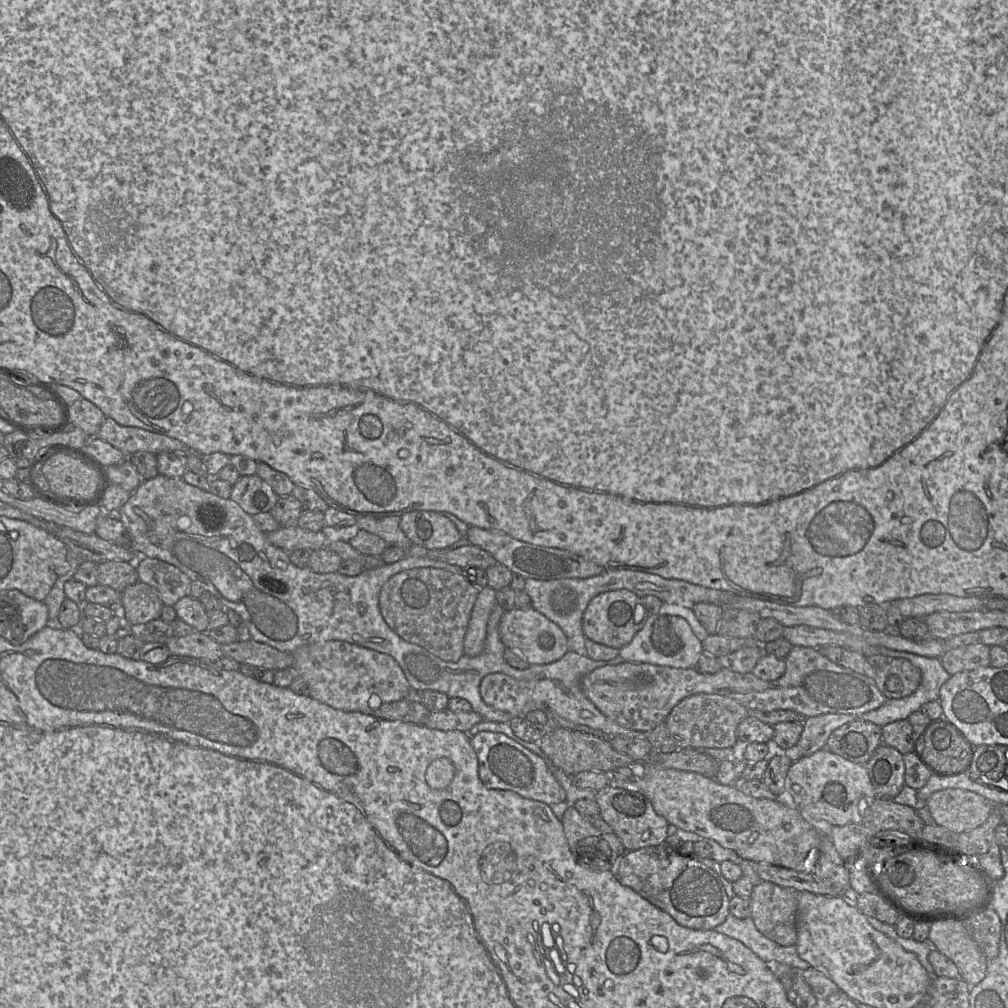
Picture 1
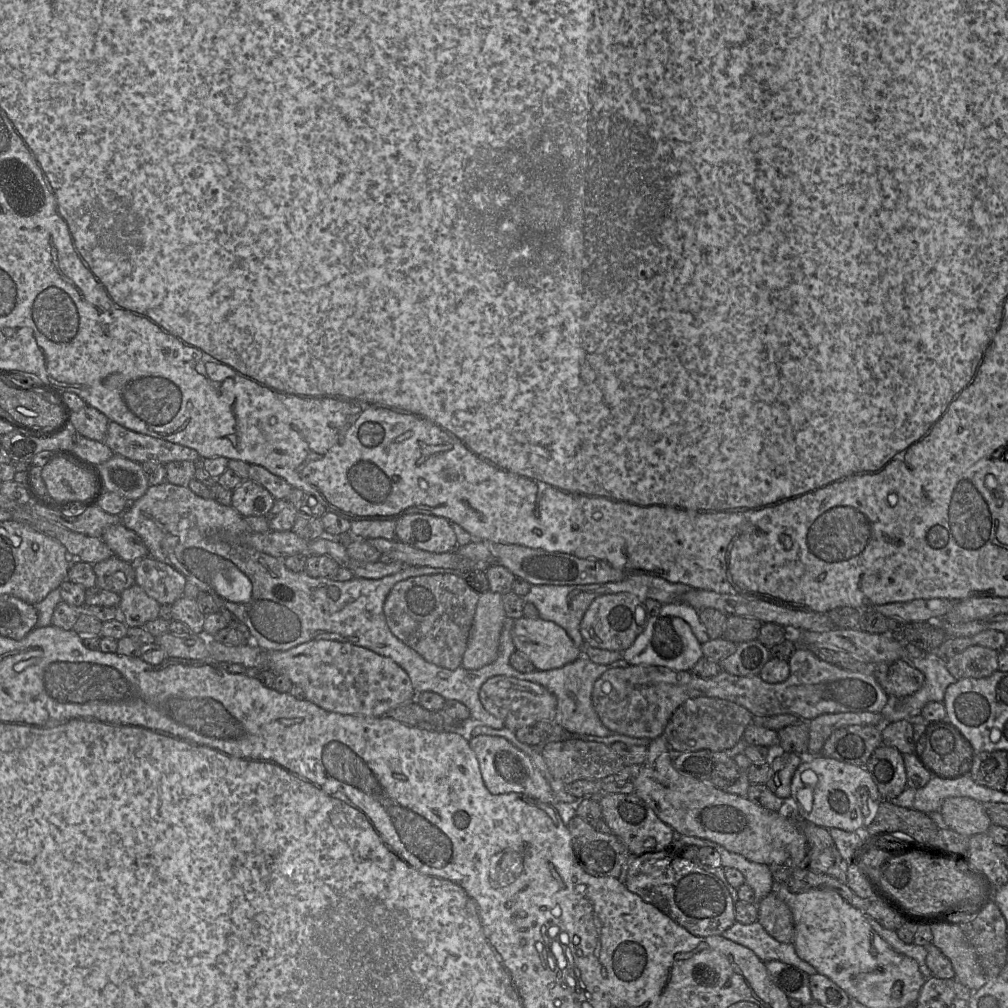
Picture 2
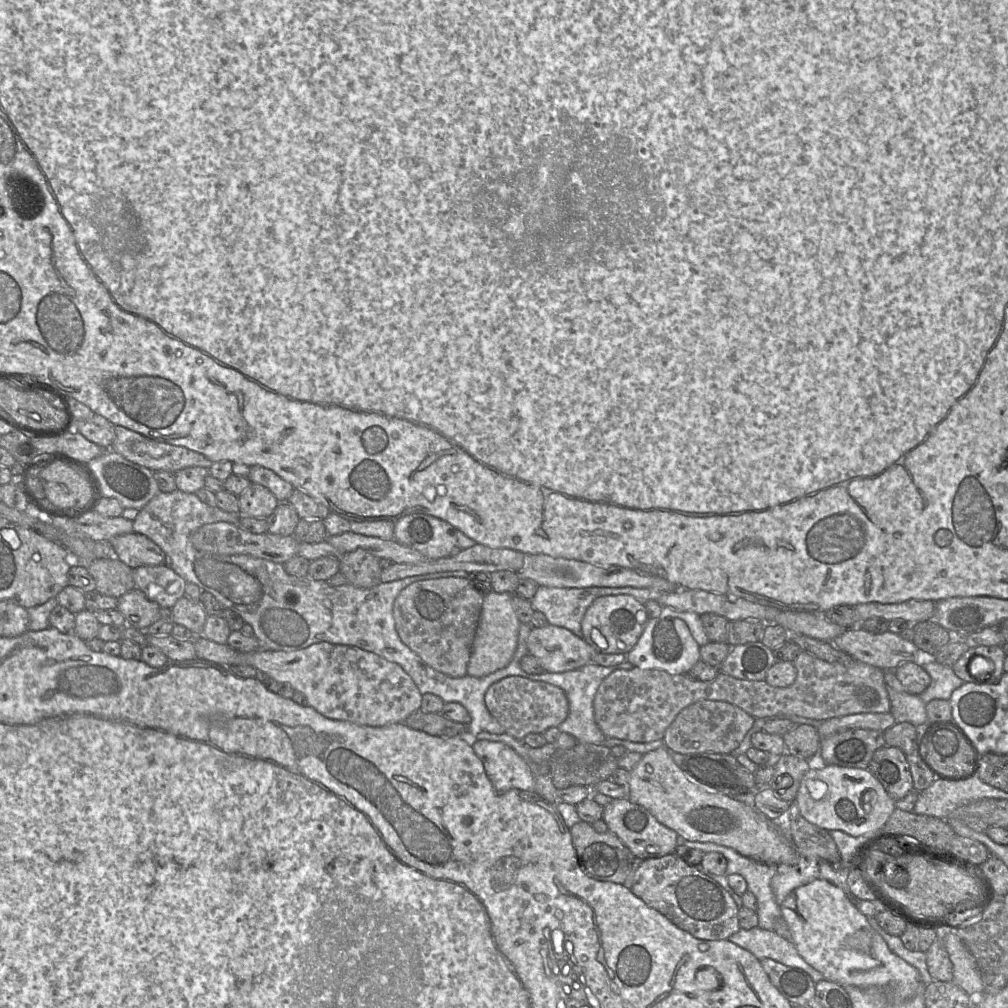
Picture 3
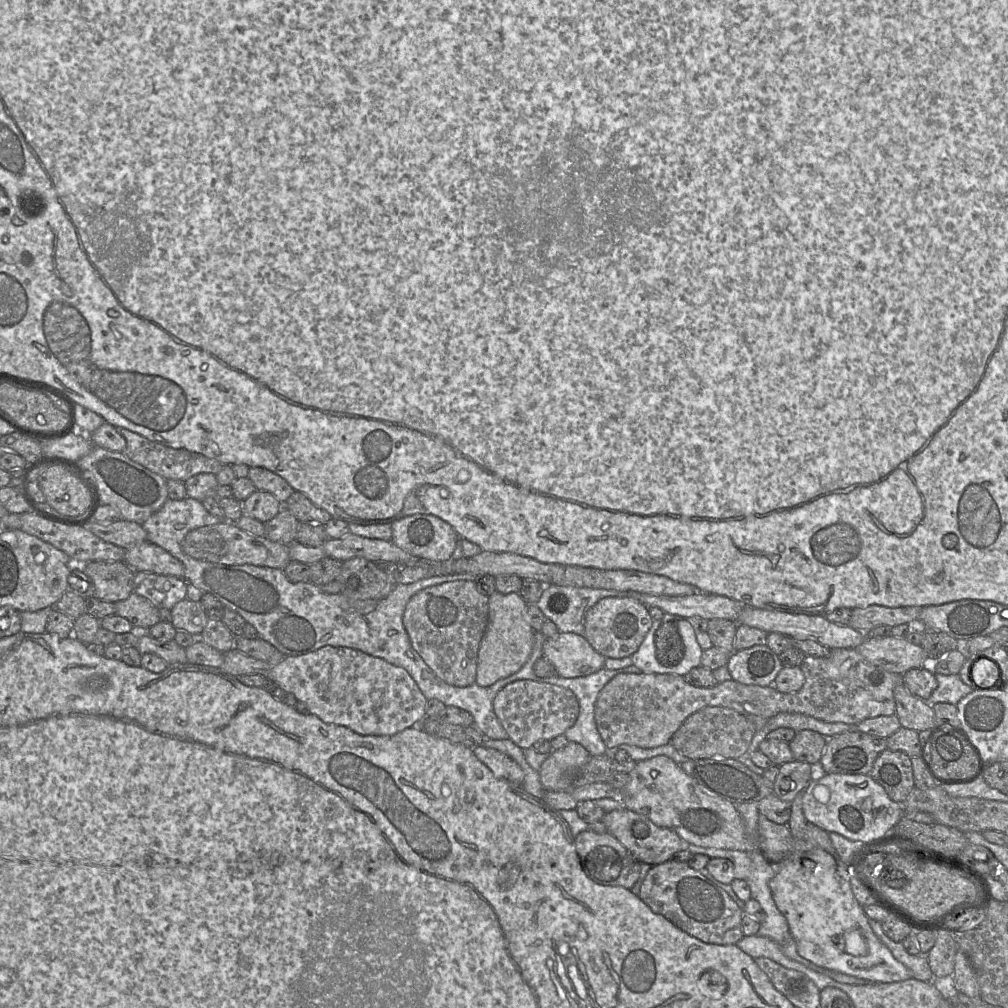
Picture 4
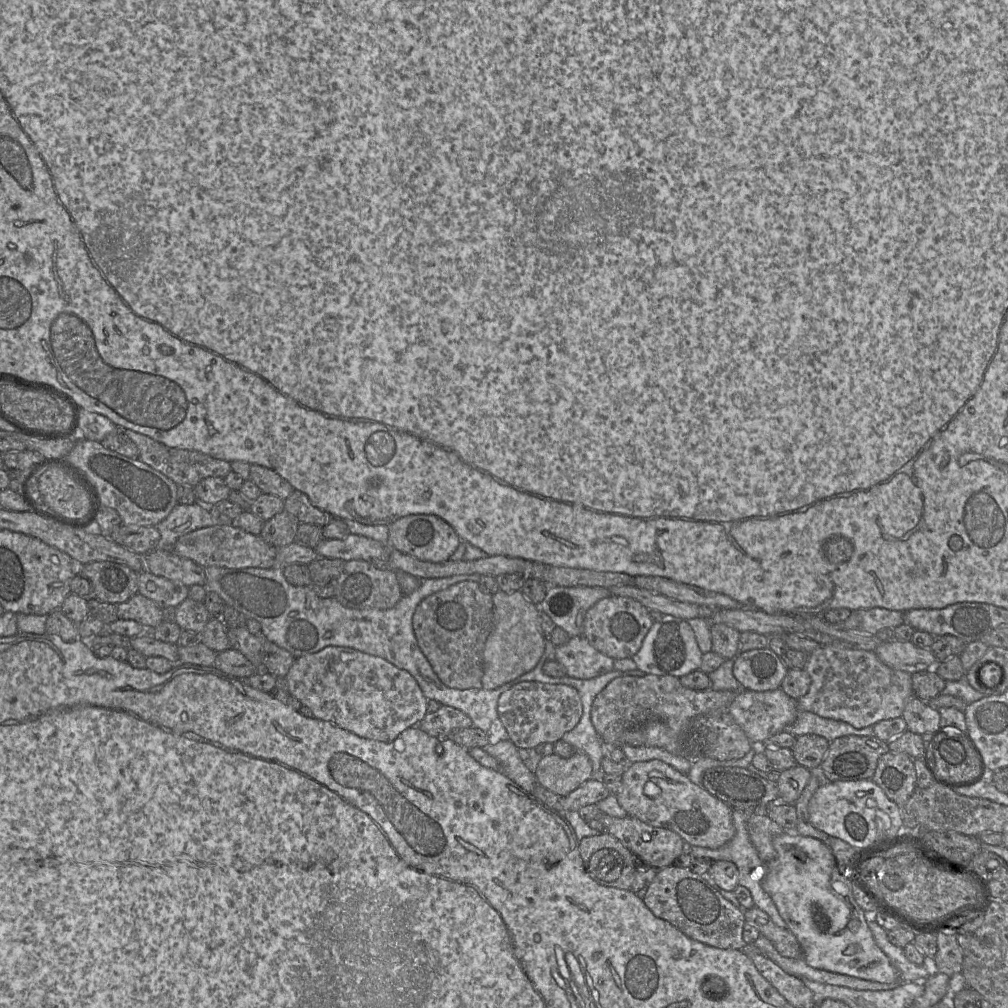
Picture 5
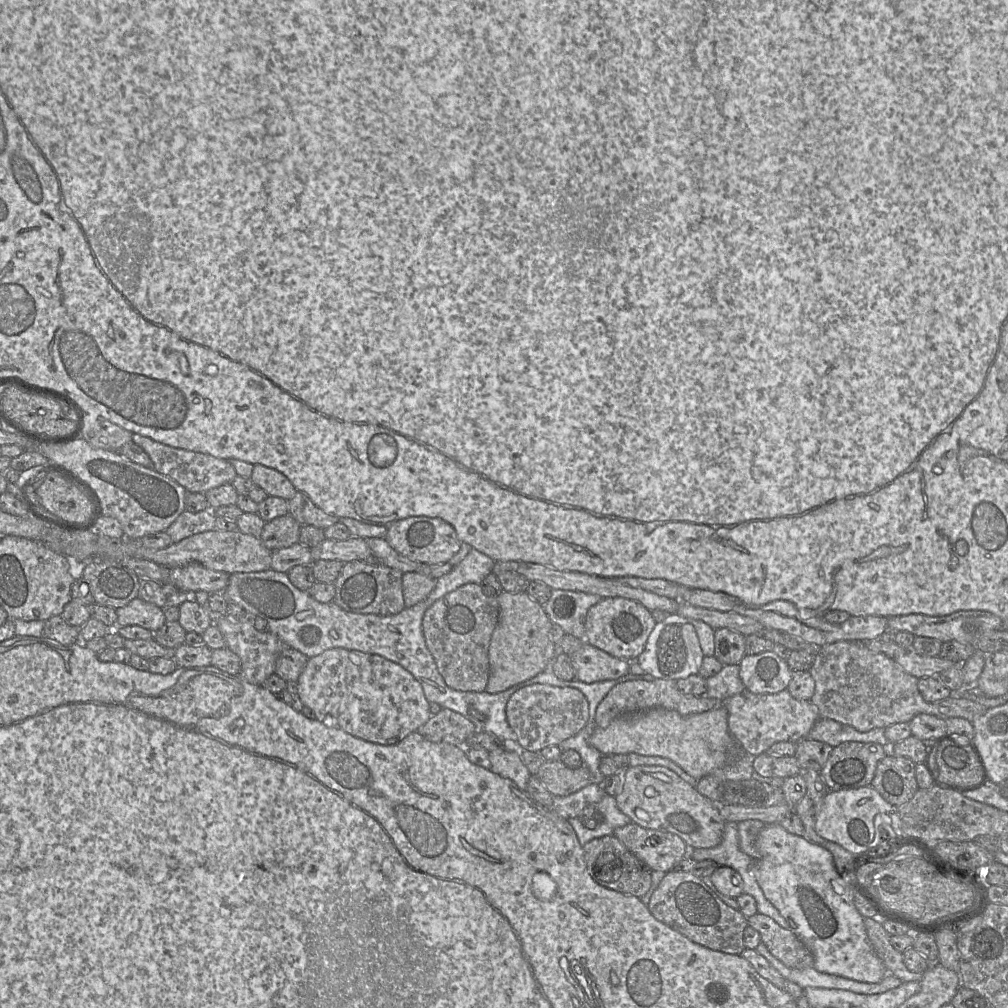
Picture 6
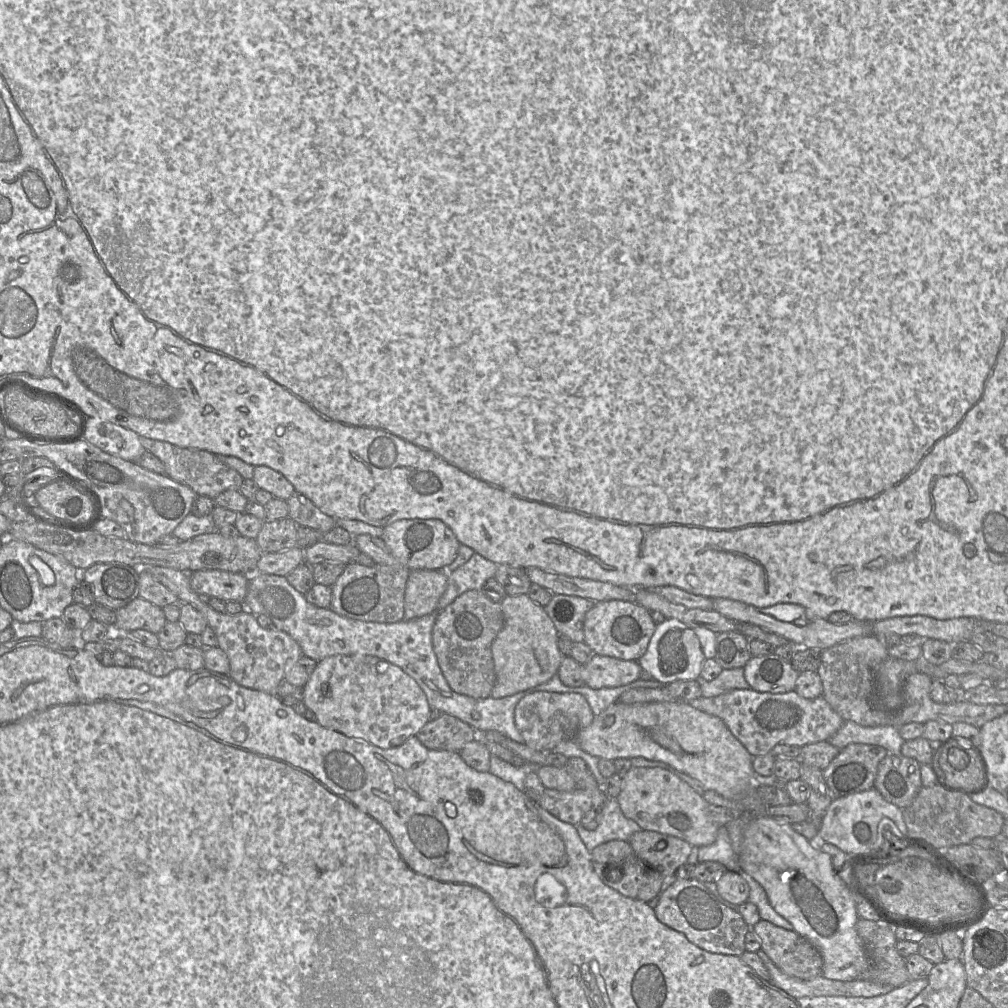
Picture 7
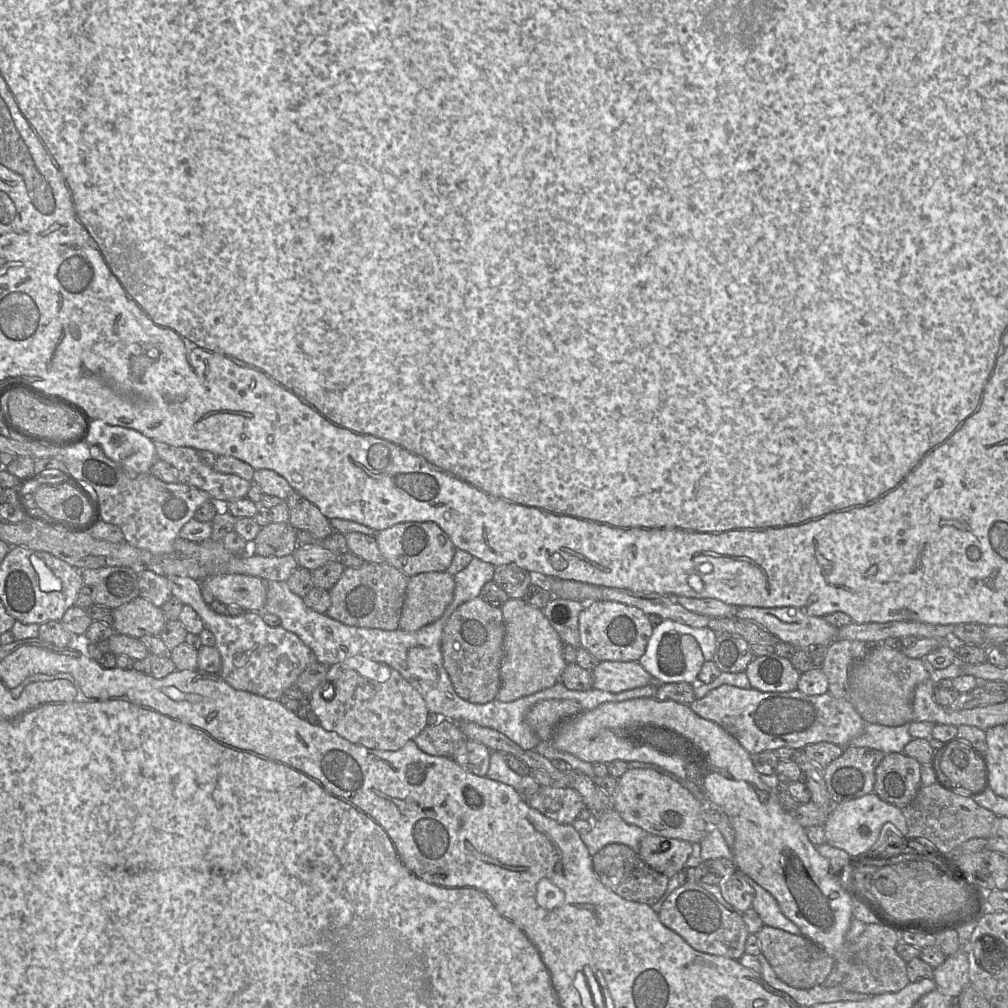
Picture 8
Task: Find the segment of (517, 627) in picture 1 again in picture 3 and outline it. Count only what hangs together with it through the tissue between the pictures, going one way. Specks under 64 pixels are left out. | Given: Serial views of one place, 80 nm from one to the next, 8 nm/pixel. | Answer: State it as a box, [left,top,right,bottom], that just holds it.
[527,625,594,673]

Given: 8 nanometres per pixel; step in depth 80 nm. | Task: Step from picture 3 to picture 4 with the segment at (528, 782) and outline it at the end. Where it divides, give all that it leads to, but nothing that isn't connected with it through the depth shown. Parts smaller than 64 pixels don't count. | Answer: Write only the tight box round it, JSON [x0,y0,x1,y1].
[472,745,524,784]

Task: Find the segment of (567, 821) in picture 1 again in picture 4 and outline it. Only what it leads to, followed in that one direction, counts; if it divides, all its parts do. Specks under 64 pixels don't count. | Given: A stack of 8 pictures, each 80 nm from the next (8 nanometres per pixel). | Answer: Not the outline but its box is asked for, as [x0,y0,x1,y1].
[575,829,641,889]

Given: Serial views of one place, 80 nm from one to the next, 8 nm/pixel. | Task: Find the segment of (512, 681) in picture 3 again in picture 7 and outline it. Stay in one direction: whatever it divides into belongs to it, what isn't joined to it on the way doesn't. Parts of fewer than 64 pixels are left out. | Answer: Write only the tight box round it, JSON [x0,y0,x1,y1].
[514,691,594,751]

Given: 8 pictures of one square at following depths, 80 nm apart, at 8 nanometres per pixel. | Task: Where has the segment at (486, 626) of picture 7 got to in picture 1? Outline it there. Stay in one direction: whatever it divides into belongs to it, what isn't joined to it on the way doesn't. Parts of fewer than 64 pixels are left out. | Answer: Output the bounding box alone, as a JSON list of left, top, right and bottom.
[379,567,479,662]

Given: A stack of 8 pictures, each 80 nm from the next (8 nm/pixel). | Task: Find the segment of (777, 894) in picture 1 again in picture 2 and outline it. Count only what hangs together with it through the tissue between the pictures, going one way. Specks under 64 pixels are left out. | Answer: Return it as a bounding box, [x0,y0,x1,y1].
[758,892,794,944]

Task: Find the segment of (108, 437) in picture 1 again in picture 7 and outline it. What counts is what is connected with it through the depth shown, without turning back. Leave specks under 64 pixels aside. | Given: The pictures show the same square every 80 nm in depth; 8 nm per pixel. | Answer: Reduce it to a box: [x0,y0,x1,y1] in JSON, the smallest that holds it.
[140,436,244,499]

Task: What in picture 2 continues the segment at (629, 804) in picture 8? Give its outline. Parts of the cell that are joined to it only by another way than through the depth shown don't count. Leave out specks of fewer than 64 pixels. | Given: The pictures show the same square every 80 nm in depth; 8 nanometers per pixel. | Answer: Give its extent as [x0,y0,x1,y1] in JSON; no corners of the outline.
[631,734,808,868]

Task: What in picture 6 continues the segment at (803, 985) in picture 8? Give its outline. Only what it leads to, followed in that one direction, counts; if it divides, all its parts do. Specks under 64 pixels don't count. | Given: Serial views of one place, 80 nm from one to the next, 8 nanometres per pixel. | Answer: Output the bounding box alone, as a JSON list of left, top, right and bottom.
[747,913,814,969]

